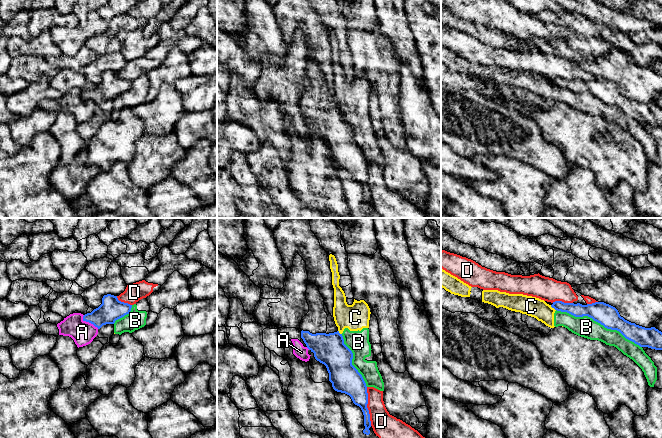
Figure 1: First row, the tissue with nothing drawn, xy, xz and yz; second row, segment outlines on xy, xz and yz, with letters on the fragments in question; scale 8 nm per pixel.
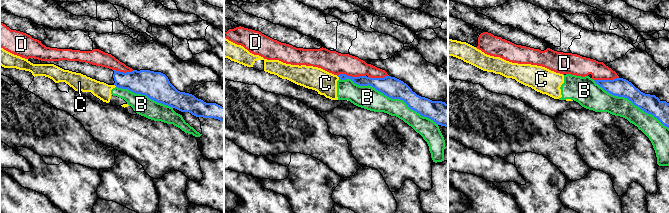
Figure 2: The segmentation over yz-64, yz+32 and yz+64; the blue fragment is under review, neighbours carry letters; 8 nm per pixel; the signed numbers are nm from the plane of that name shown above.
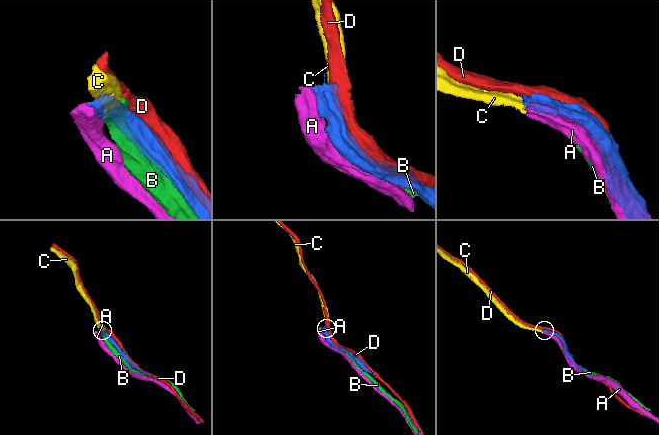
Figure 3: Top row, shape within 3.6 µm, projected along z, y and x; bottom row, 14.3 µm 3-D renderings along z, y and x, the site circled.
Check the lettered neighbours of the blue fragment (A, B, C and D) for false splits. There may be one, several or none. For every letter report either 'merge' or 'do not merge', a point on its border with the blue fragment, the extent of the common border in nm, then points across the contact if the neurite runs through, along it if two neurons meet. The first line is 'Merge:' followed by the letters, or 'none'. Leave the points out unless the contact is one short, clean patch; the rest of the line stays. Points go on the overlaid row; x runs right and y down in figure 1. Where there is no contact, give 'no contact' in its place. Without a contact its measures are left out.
Merge: none
A: do not merge; contact xy (89, 322); length 170 nm
B: do not merge; contact yz (599, 322); length 750 nm
C: do not merge; contact yz (553, 307); length 60 nm; border yz (550, 305), (555, 310)
D: do not merge; contact xz (366, 406); length 320 nm

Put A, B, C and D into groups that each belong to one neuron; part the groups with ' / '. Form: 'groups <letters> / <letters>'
groups A / B C / D

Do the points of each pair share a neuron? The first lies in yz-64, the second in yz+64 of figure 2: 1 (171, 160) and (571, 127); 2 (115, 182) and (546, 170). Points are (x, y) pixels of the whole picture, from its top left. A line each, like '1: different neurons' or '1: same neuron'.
1: same neuron
2: different neurons

